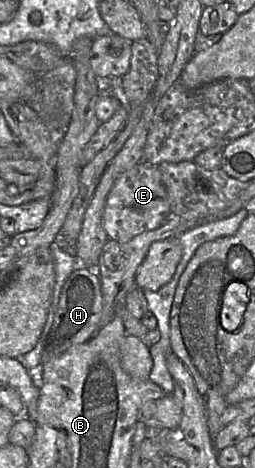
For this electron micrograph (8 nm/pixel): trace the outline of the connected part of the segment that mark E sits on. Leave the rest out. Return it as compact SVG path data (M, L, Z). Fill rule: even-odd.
M139 162L113 183L105 199L102 222L108 239L126 243L143 232L157 229L170 214L167 191L158 167Z

